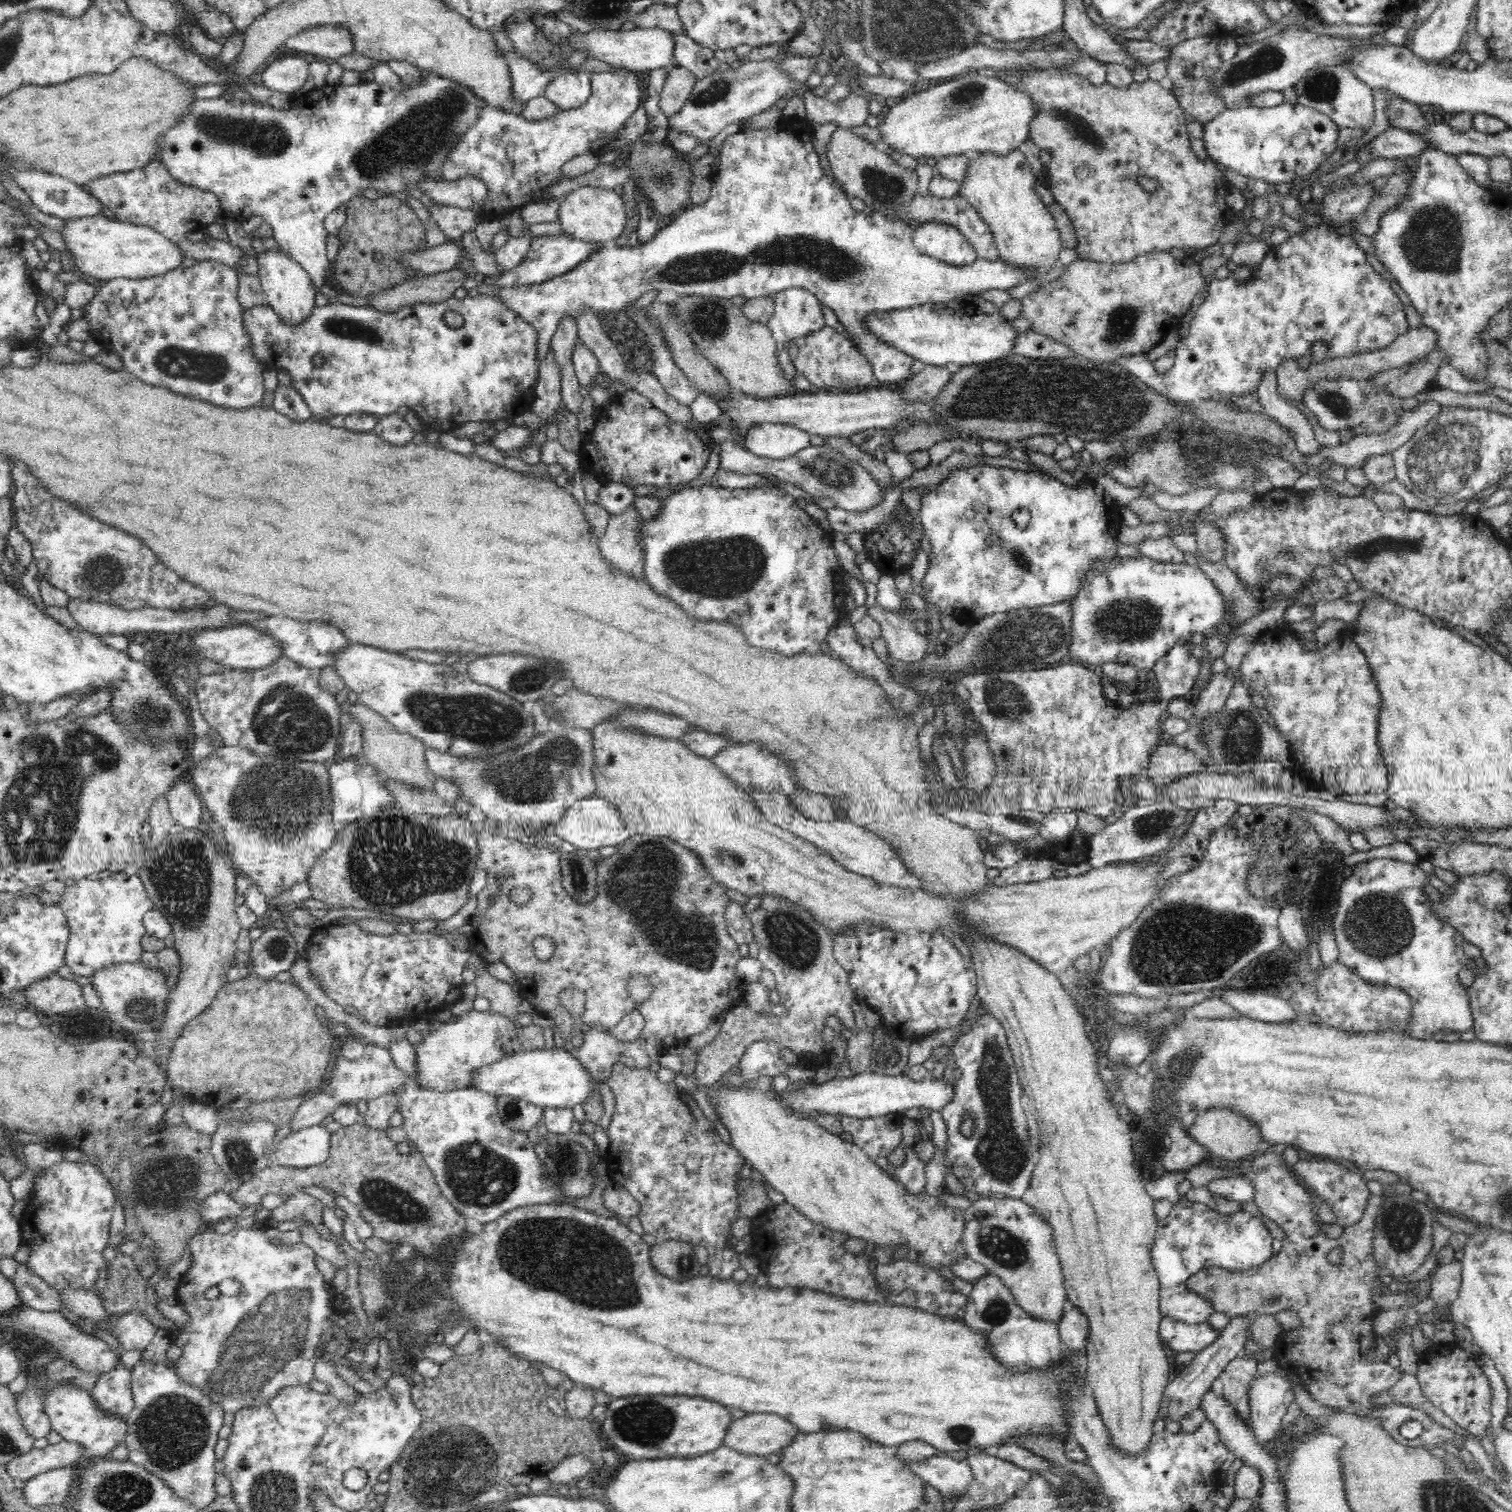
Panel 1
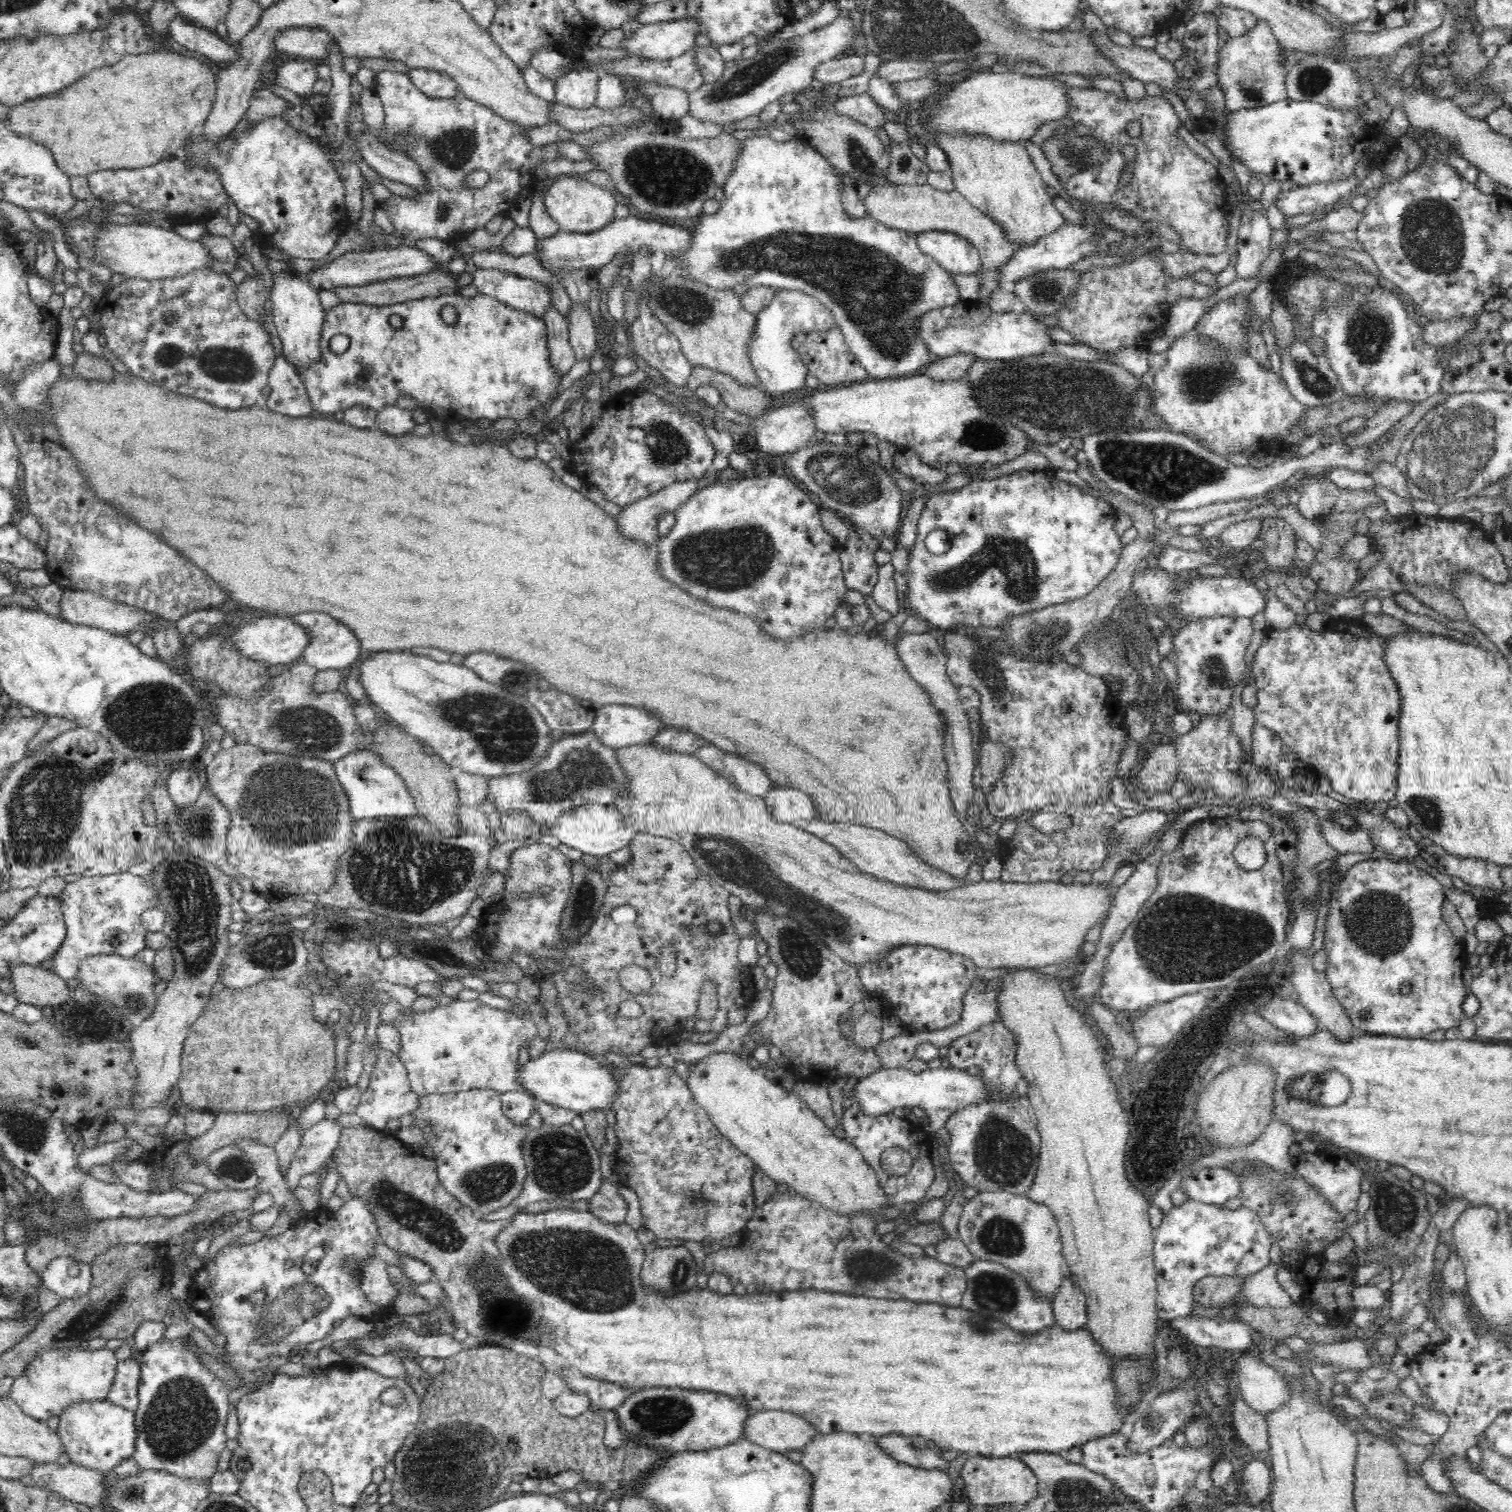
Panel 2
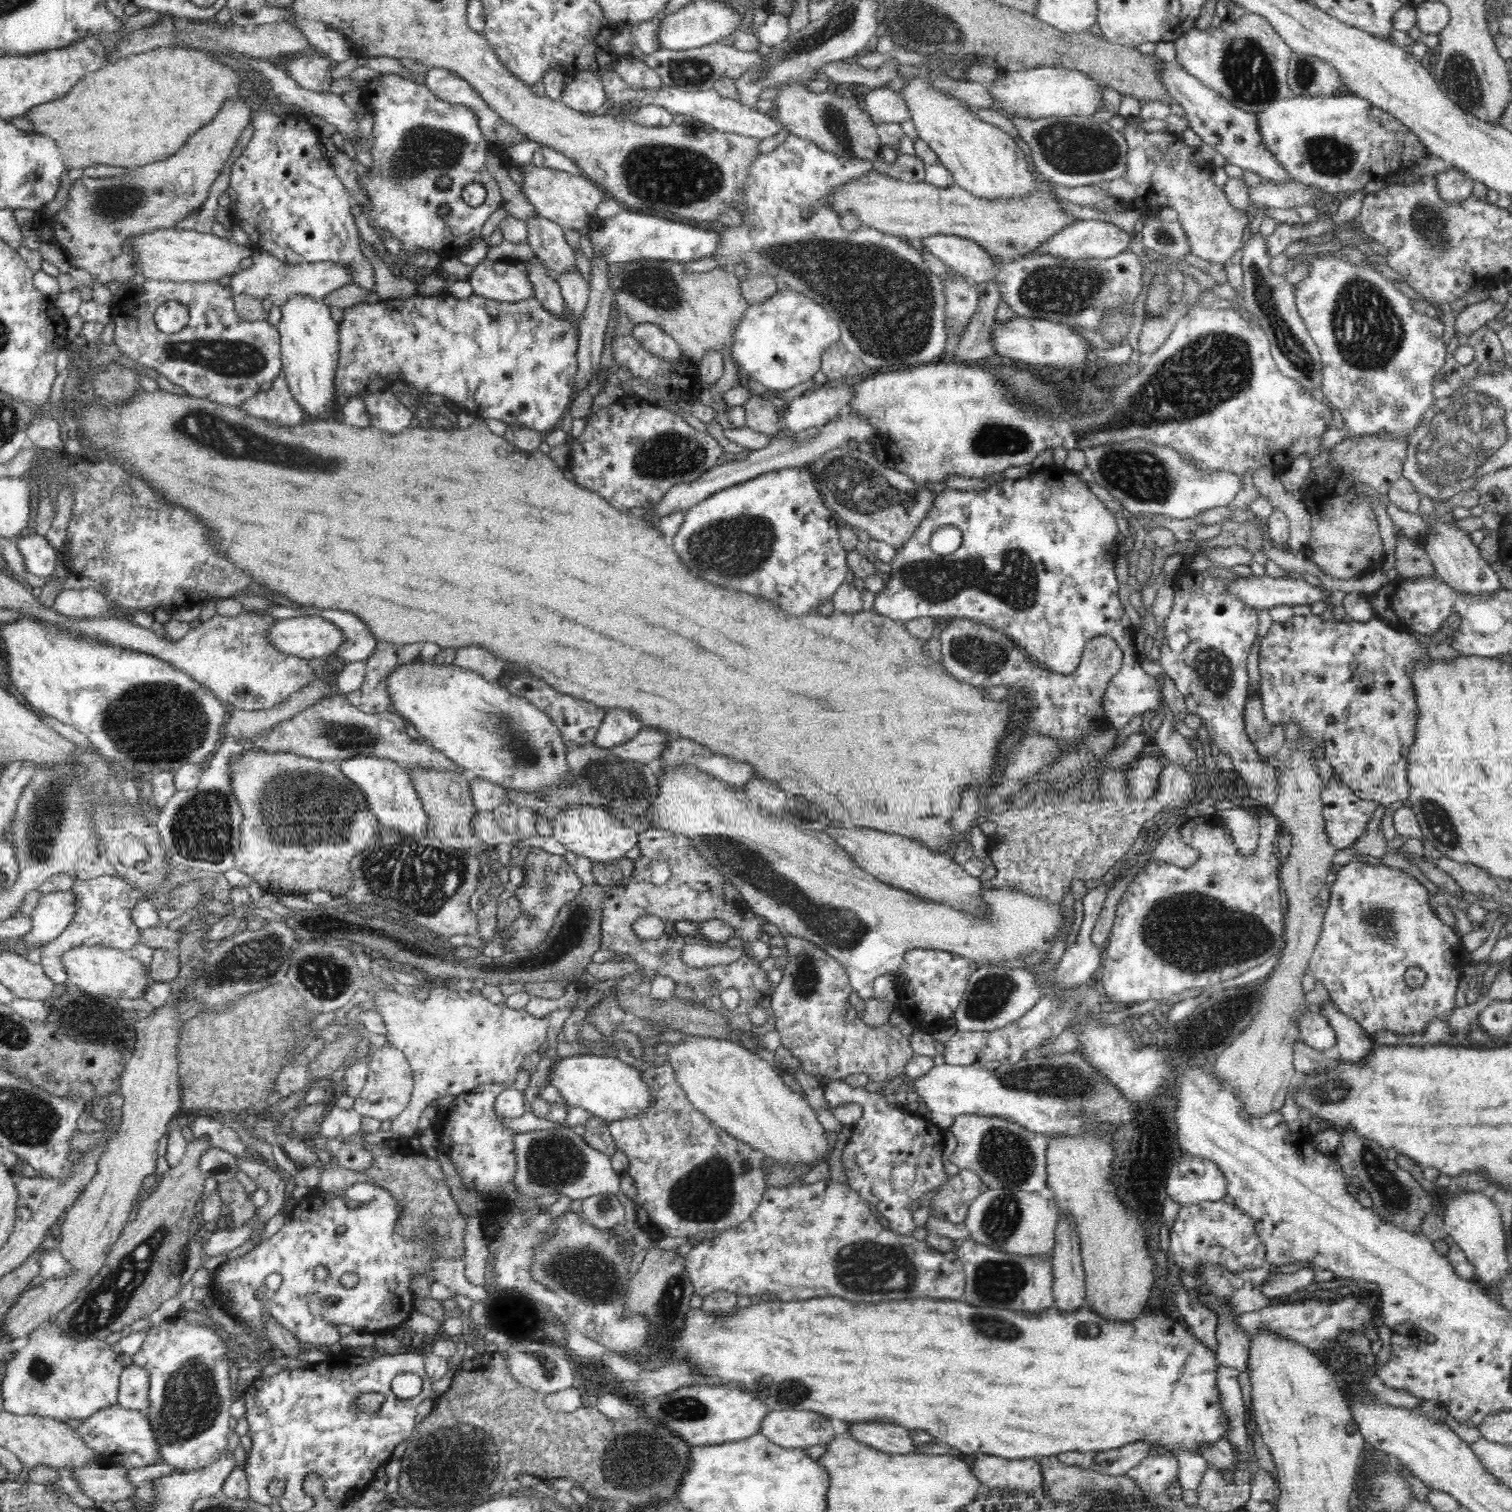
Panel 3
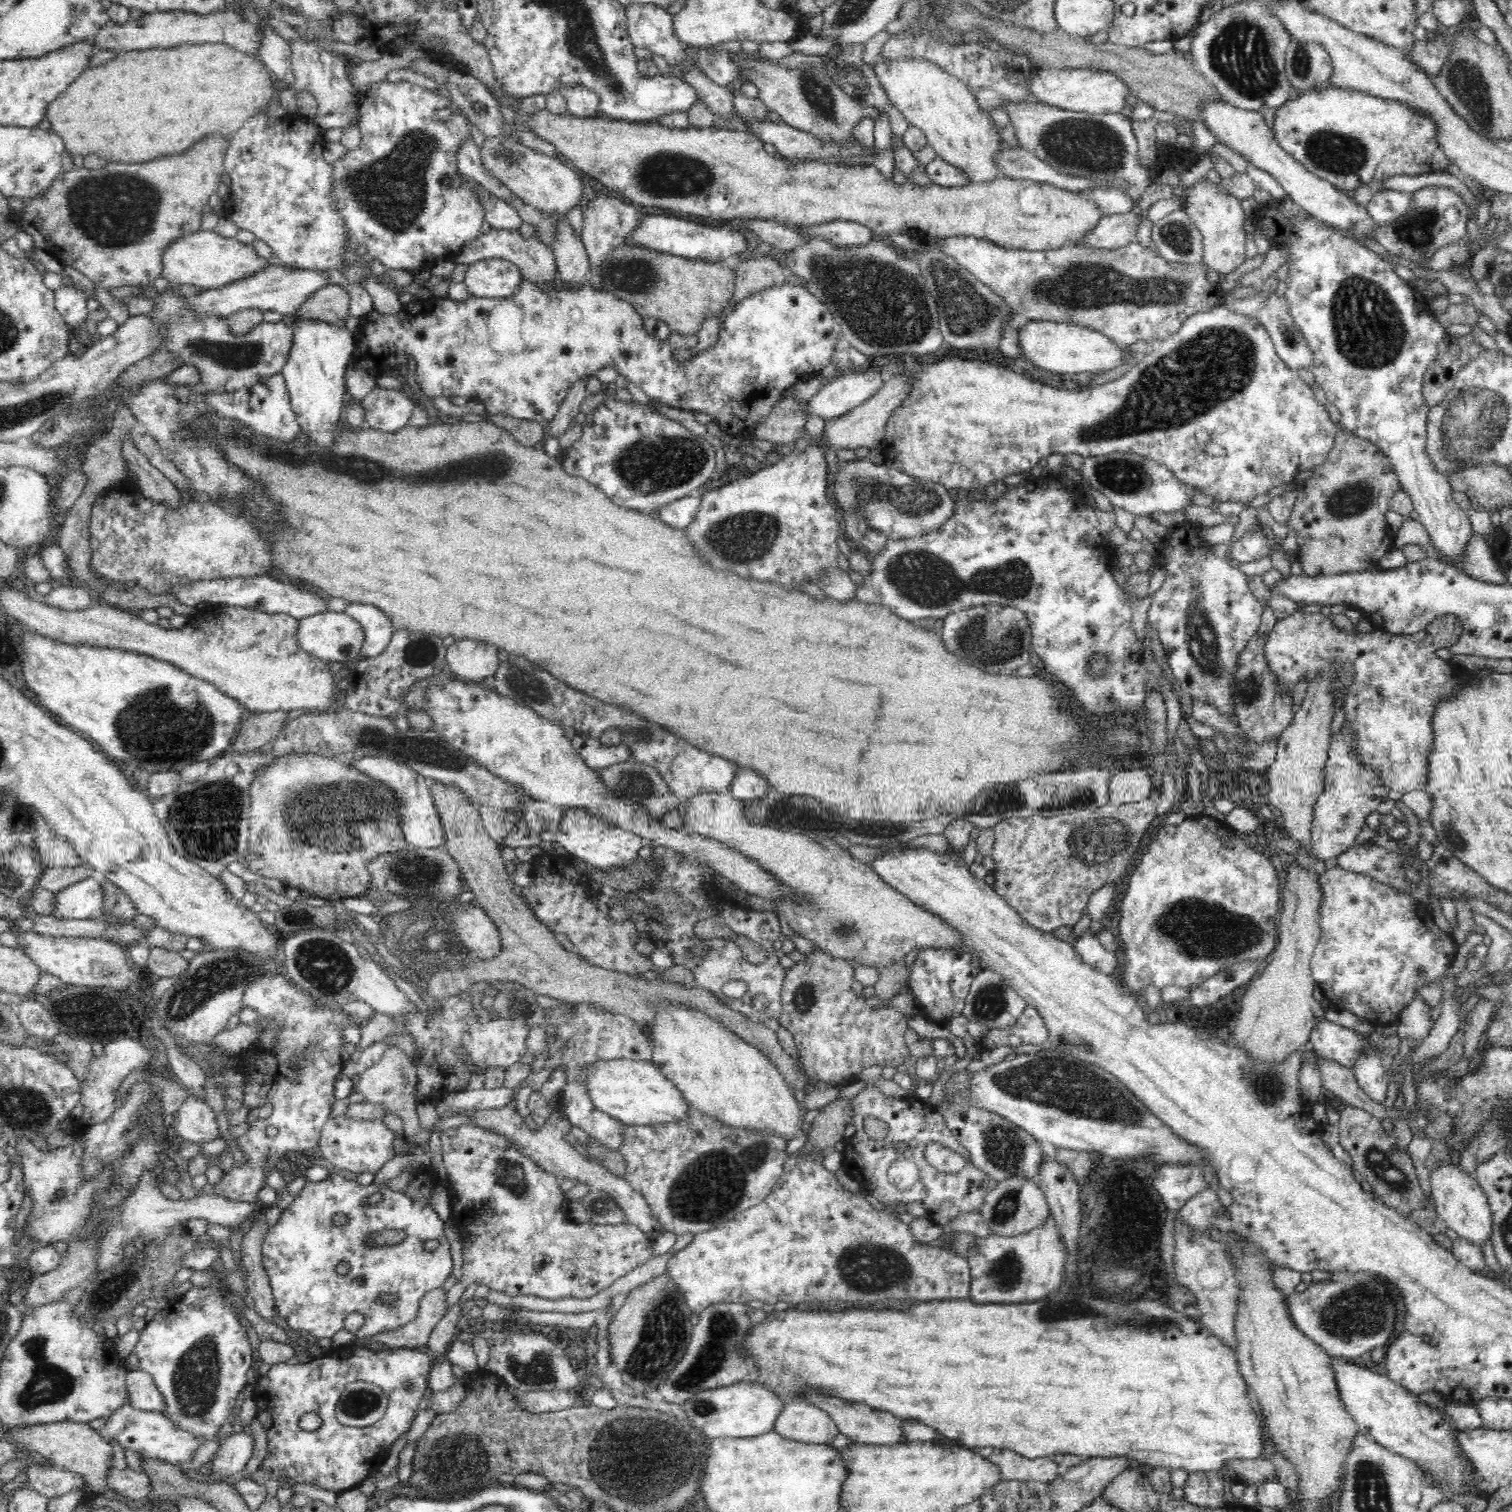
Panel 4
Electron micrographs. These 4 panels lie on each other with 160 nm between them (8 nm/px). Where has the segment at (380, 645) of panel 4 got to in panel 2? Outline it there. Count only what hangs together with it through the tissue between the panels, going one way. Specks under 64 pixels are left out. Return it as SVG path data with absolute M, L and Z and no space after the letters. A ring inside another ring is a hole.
M308 611L299 612L289 617L311 631L313 640L309 642L308 649L302 658L305 663L314 666L318 671L334 669L345 673L361 658L362 646L356 634L346 624L333 618L332 615L324 611Z

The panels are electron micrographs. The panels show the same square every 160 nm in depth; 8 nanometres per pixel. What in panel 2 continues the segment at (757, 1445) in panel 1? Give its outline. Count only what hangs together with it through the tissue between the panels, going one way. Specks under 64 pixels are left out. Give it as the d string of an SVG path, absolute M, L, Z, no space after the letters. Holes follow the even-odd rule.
M782 1410L758 1411L747 1420L744 1437L764 1448L780 1451L802 1451L821 1434L812 1422Z

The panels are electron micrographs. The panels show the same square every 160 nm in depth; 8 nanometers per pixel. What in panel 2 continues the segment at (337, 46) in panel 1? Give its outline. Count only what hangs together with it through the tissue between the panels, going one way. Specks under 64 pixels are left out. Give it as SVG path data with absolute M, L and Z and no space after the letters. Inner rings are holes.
M307 26L288 27L281 30L272 39L273 55L302 56L325 60L327 46L334 39L327 32Z

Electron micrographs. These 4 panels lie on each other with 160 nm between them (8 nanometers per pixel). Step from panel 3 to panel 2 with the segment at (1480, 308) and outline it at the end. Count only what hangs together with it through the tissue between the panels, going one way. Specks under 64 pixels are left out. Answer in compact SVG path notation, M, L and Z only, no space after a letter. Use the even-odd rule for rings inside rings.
M1476 315L1446 319L1439 321L1430 321L1424 326L1424 337L1430 345L1437 347L1446 346L1449 343L1462 340L1462 336L1470 334L1476 328L1478 317Z

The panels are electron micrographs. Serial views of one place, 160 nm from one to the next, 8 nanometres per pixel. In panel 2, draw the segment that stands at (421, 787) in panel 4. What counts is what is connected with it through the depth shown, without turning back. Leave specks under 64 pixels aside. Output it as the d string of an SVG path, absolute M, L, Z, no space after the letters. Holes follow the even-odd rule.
M360 750L344 756L335 763L335 772L350 797L352 816L355 820L383 817L405 819L418 815L414 797L404 779L396 770L388 767L376 751Z

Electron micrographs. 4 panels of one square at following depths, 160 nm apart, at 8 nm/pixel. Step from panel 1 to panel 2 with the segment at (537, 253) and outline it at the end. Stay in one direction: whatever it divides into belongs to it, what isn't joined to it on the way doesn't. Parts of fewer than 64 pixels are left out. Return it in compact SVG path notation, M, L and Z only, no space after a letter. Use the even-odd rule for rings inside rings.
M633 212L626 218L615 218L608 226L594 232L571 233L561 230L556 236L538 239L536 253L540 255L544 267L558 277L562 267L596 270L616 260L618 254L626 252L638 254L640 250L645 250L649 254L662 254L664 258L670 259L670 256L688 254L692 246L694 246L694 235L687 229L676 228L676 224L664 224L653 220L649 222Z

